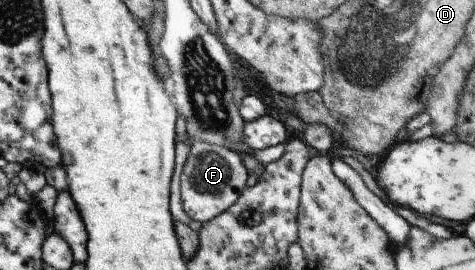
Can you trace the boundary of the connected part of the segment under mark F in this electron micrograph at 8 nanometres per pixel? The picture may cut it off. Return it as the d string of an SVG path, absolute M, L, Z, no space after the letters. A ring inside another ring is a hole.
M192 141L181 172L181 204L195 226L207 222L232 206L245 188L245 166L235 152L223 146Z

